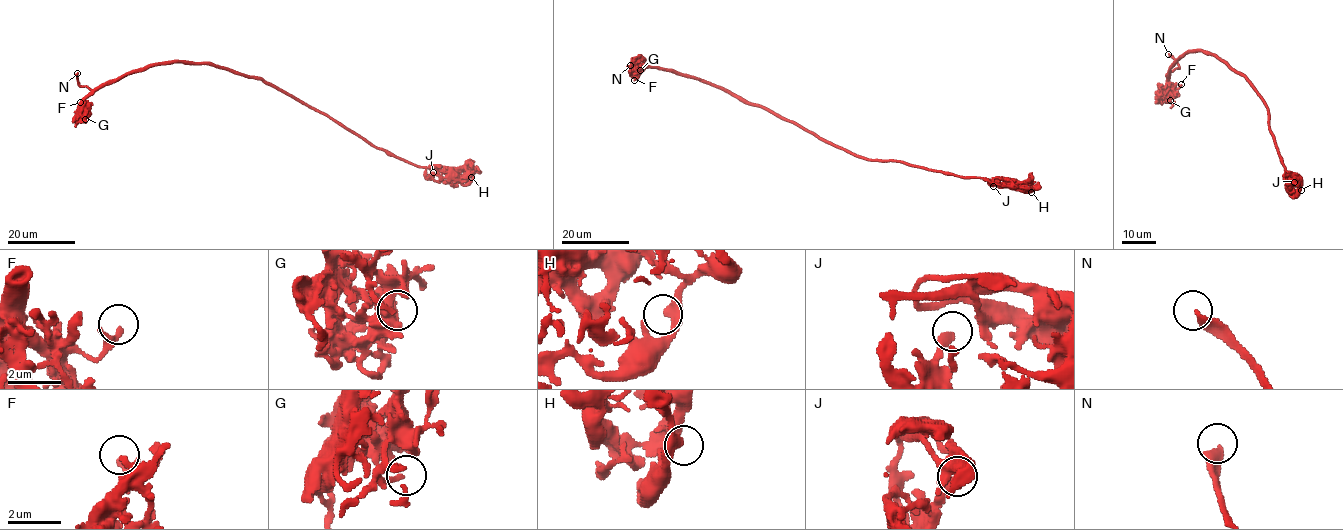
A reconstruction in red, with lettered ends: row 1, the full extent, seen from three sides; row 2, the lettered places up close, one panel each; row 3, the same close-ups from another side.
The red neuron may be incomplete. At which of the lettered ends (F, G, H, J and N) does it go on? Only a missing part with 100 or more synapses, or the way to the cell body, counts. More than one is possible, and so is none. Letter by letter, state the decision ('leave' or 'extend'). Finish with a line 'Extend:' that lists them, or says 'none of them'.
F: leave
G: leave
H: leave
J: leave
N: extend
Extend: N

